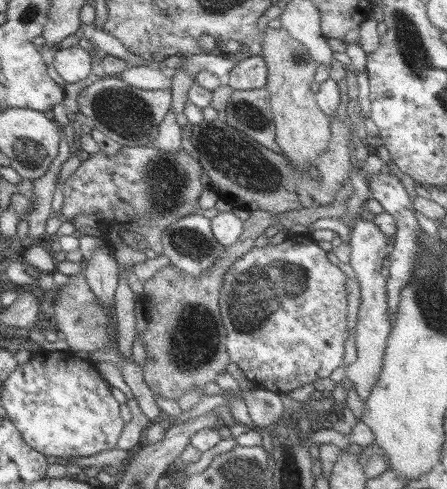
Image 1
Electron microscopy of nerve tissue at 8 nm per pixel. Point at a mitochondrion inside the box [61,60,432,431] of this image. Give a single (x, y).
(258, 293)

